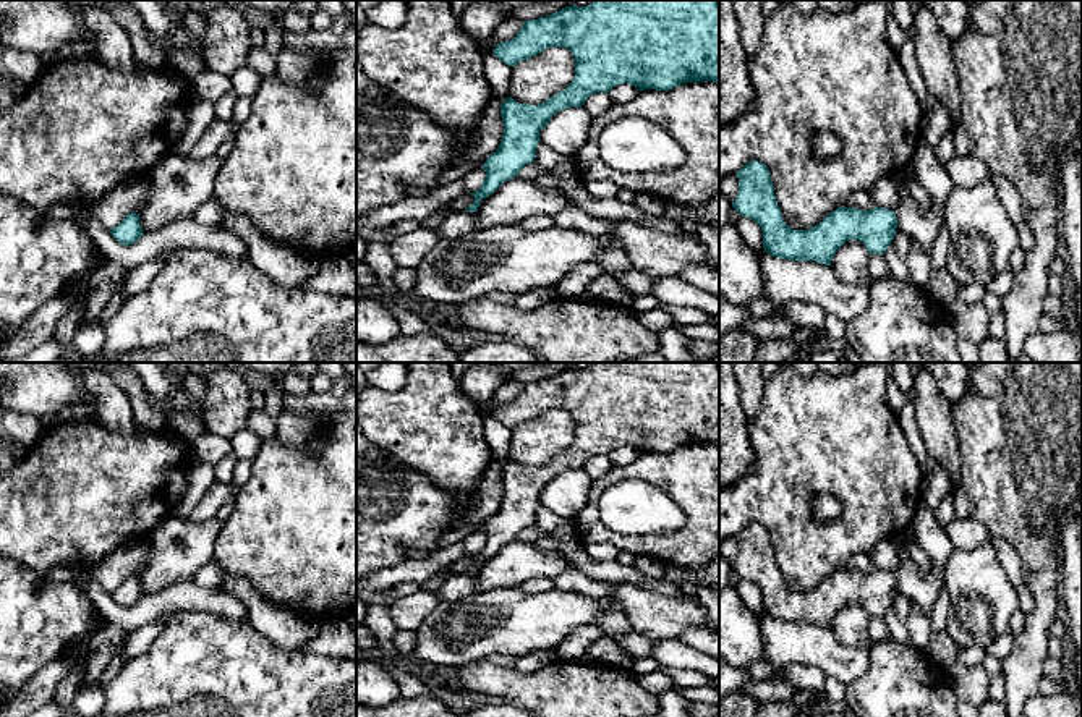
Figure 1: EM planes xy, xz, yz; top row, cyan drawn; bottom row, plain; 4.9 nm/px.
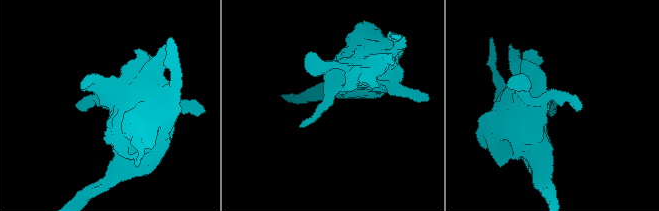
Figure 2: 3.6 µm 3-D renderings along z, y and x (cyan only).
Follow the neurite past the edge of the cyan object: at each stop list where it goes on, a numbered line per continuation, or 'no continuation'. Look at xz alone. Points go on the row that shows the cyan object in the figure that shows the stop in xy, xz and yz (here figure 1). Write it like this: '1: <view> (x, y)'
no continuation

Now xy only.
no continuation

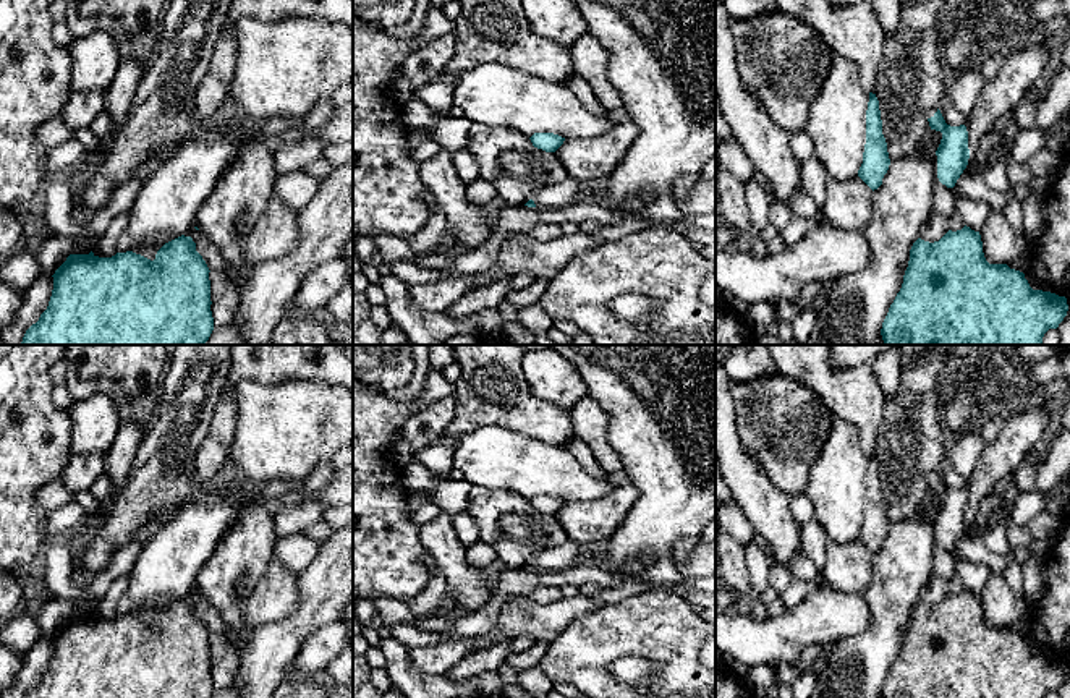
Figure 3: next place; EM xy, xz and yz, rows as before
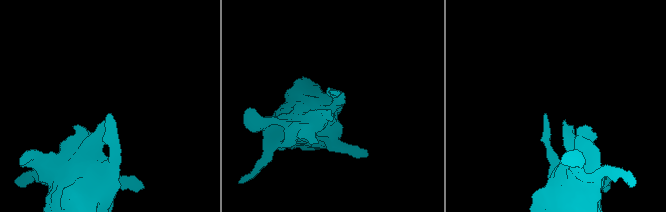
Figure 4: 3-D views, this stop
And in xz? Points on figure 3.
1: xz (567, 193)

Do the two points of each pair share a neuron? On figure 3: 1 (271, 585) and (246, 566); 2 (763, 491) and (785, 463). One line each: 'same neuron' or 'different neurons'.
1: different neurons
2: different neurons

